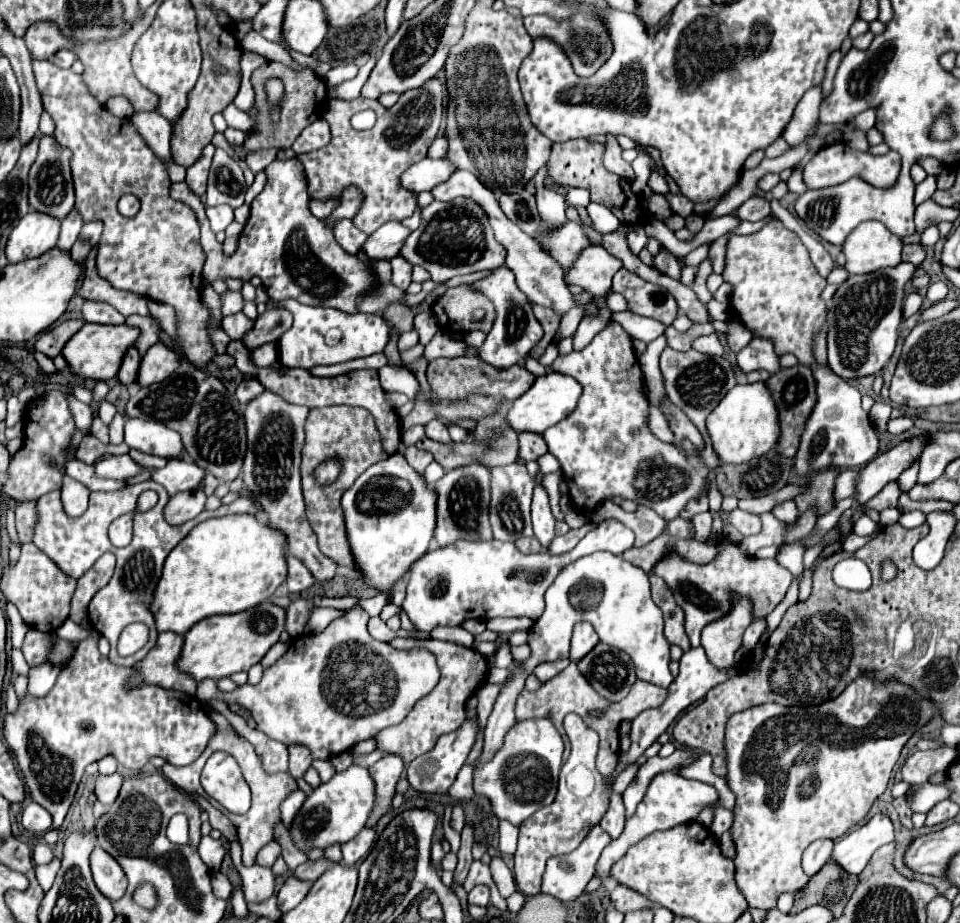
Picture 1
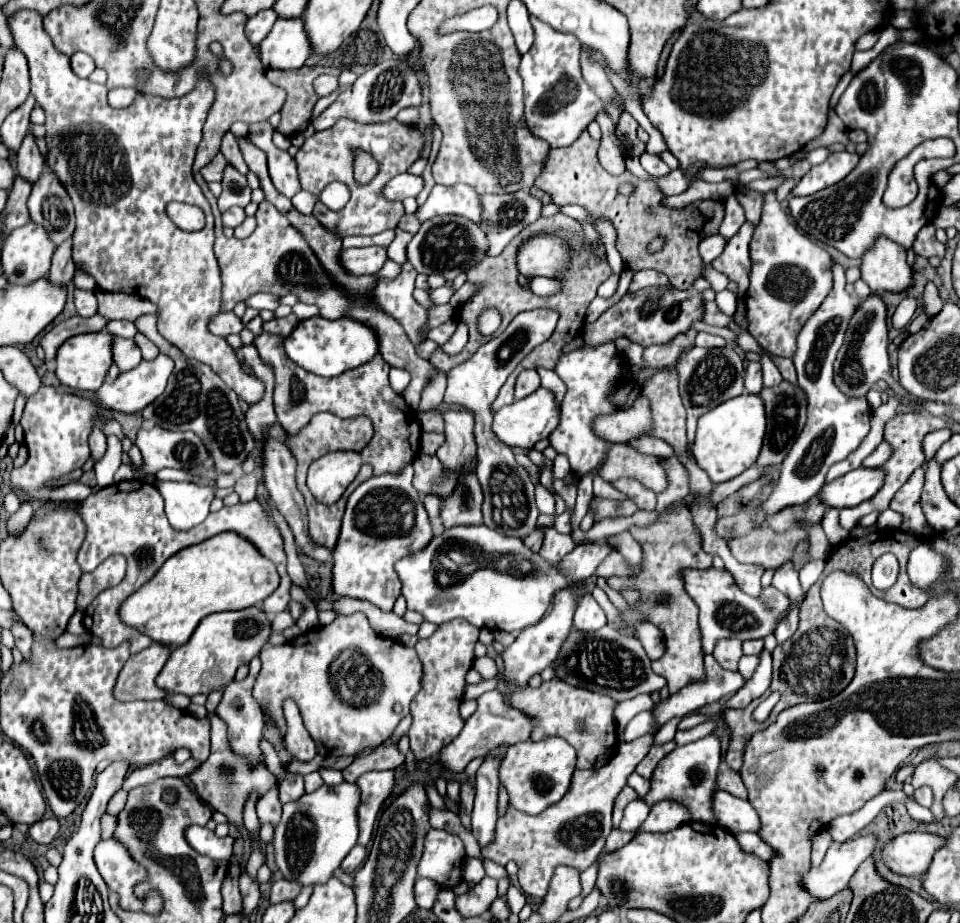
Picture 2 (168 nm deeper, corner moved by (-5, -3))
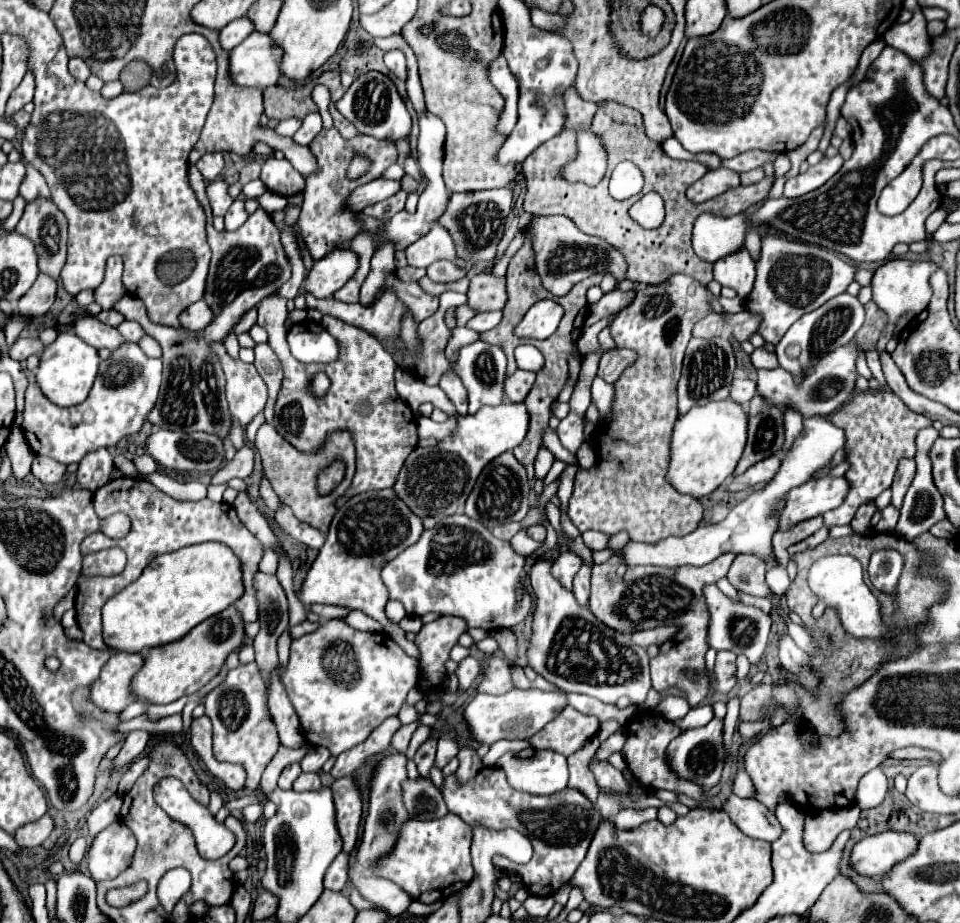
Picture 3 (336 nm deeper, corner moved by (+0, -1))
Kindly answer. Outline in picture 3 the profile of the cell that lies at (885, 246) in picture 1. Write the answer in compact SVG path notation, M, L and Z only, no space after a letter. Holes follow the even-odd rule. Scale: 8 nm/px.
M893 259L887 261L885 265L881 265L875 271L873 277L873 301L877 303L877 307L881 311L887 313L889 323L895 325L901 317L909 315L915 317L917 313L921 313L923 309L927 309L929 301L931 301L931 273L935 273L939 269L937 263L933 261L907 261L907 259Z

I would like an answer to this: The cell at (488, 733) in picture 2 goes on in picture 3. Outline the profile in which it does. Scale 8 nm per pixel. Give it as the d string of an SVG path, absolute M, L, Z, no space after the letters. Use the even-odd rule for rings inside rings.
M511 689L505 695L483 695L477 693L477 697L467 705L465 709L465 719L469 723L469 729L473 733L473 737L479 743L495 743L499 739L529 739L535 735L535 731L541 731L551 719L557 717L557 713L561 709L567 707L567 695L563 691L541 691L541 689Z

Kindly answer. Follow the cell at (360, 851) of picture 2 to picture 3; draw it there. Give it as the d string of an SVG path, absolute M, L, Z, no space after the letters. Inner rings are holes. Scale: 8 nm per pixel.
M339 853L333 861L333 865L325 873L325 889L343 891L343 887L347 883L347 867L349 867L349 855Z

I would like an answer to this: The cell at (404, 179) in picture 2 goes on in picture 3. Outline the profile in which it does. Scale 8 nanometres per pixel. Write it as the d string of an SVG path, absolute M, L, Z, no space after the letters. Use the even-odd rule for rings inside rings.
M375 179L367 185L357 187L351 197L347 199L347 209L351 211L363 211L367 205L373 205L377 201L383 201L391 195L395 195L401 189L401 181L387 181L387 179Z

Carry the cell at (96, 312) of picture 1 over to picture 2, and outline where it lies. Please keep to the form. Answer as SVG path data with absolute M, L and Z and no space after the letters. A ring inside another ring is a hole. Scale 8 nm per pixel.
M110 321L106 325L106 331L112 335L120 335L120 337L134 337L136 335L136 327L132 321Z

